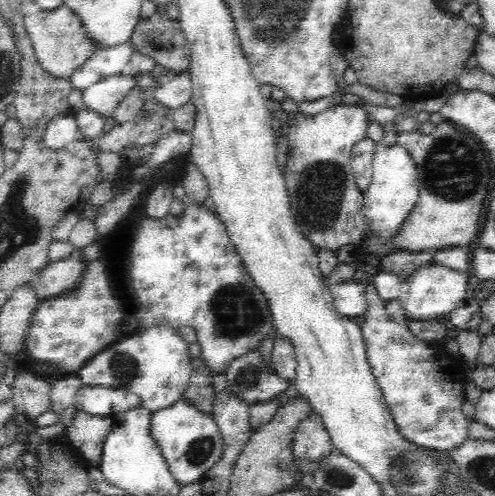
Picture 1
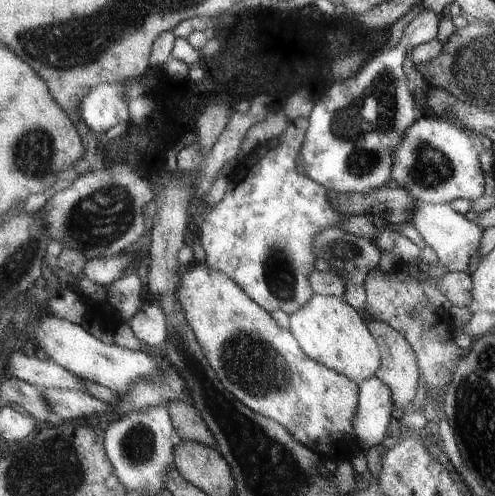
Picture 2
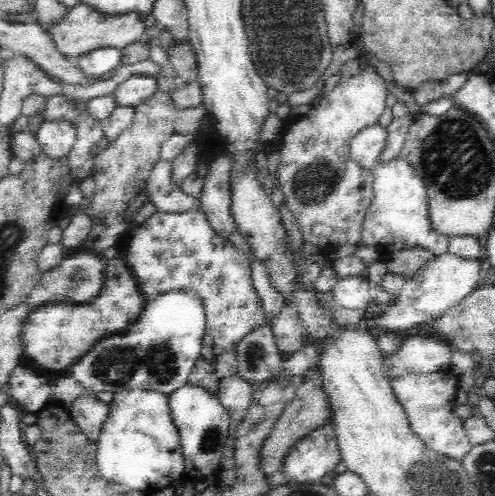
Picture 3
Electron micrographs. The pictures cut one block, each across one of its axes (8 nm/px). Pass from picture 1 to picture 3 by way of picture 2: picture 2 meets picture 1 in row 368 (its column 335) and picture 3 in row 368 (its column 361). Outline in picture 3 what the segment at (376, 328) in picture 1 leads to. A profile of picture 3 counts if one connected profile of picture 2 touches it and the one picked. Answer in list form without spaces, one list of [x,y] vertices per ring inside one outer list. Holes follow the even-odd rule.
[[[446,368],[444,372],[430,372],[430,374],[422,374],[422,372],[406,372],[406,374],[398,374],[398,376],[388,376],[388,382],[392,386],[392,394],[398,400],[398,404],[402,406],[410,430],[414,432],[414,436],[420,438],[420,442],[430,448],[434,454],[442,454],[444,458],[452,458],[458,460],[462,464],[462,460],[468,456],[468,452],[474,448],[466,436],[464,430],[464,420],[456,416],[454,408],[456,404],[462,400],[460,394],[460,374],[456,374],[452,368]]]

